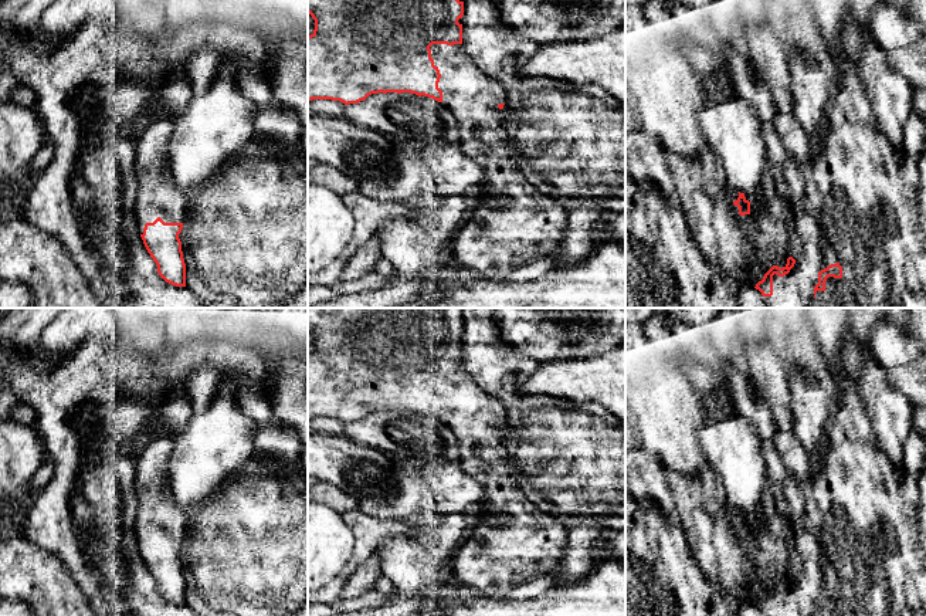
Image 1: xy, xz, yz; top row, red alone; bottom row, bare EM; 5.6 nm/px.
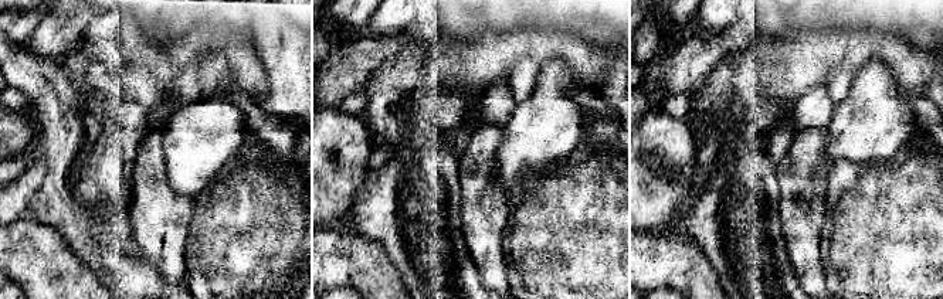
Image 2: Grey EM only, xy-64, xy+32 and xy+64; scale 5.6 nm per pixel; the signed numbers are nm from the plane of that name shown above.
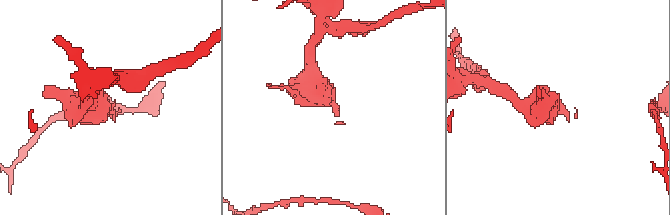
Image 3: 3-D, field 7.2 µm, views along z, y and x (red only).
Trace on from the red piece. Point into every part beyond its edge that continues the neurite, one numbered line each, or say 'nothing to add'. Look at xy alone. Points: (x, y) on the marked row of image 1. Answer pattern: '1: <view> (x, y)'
1: xy (158, 195)

